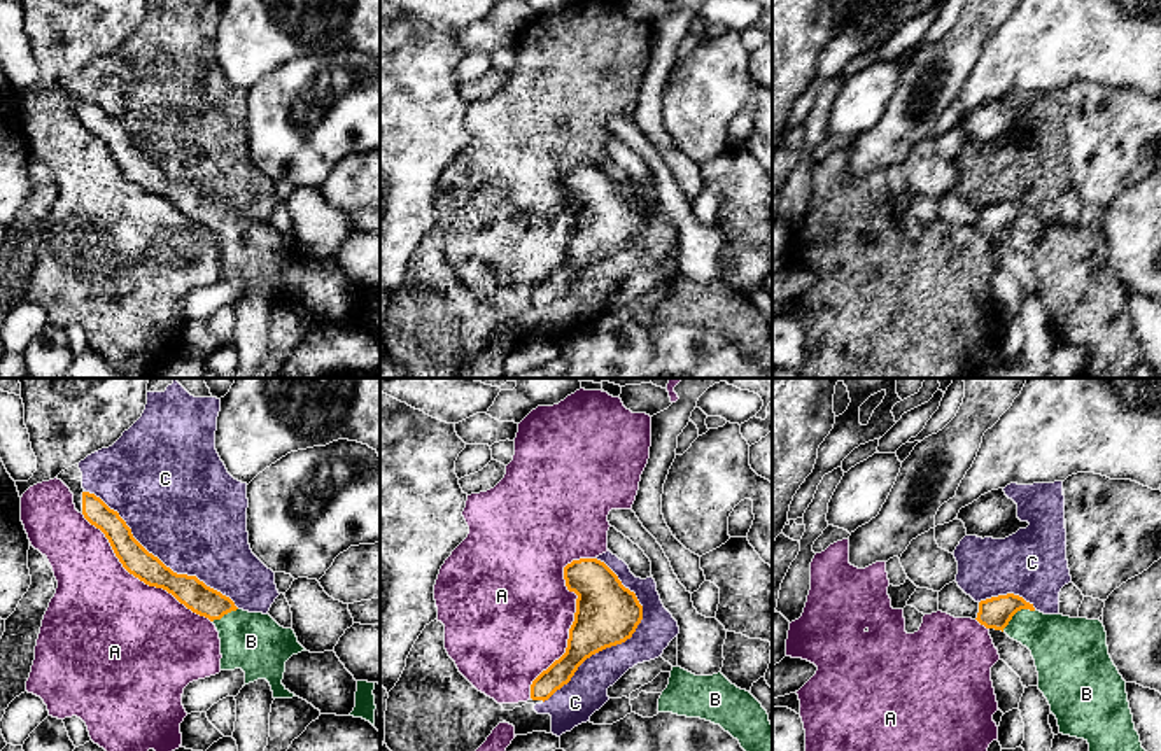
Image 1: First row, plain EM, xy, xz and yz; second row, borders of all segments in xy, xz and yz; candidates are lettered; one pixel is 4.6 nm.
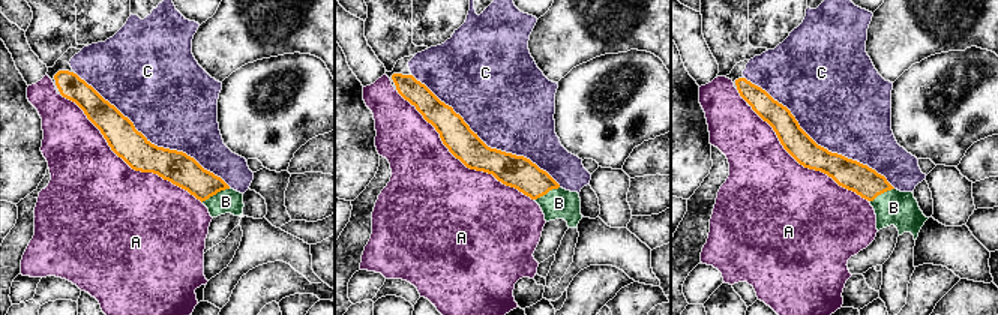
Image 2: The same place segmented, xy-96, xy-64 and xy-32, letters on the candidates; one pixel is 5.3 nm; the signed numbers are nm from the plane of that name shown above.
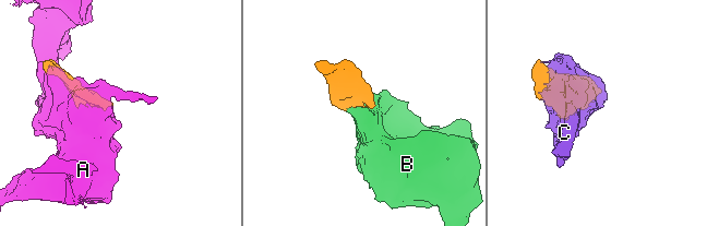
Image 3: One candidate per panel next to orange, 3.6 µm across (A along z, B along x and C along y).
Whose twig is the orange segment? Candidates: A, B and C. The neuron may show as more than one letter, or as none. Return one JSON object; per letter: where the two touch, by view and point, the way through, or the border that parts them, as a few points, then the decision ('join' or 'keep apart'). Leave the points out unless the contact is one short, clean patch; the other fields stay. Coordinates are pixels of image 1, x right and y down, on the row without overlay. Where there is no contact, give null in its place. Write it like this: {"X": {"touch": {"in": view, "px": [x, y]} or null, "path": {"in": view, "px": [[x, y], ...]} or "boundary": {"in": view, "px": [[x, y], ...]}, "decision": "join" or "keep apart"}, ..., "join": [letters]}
{"A": {"touch": {"in": "xz", "px": [575, 226]}, "decision": "keep apart"}, "B": {"touch": {"in": "yz", "px": [1016, 219]}, "path": {"in": "yz", "px": [[995, 221], [1016, 219], [1035, 238], [1058, 252]]}, "decision": "join"}, "C": {"touch": {"in": "xz", "px": [626, 247]}, "decision": "keep apart"}, "join": ["B"]}

